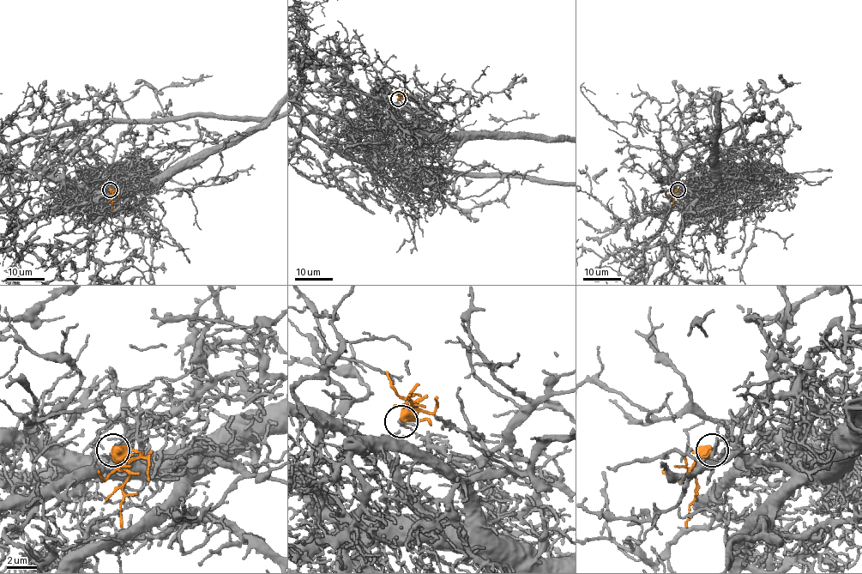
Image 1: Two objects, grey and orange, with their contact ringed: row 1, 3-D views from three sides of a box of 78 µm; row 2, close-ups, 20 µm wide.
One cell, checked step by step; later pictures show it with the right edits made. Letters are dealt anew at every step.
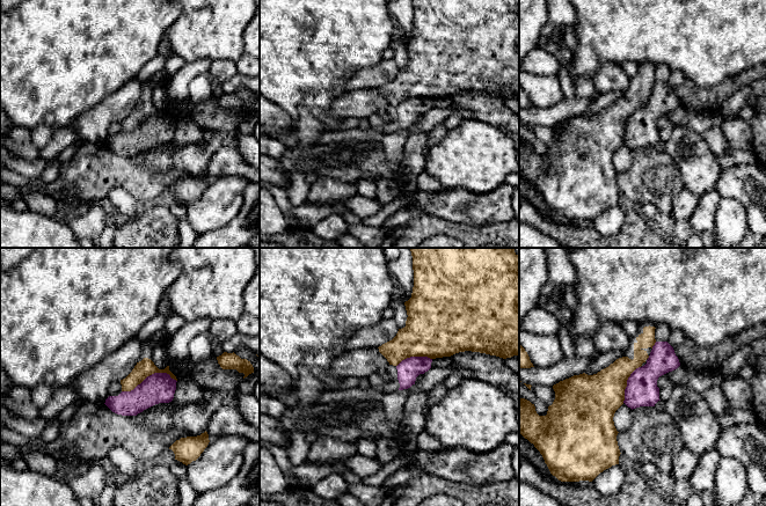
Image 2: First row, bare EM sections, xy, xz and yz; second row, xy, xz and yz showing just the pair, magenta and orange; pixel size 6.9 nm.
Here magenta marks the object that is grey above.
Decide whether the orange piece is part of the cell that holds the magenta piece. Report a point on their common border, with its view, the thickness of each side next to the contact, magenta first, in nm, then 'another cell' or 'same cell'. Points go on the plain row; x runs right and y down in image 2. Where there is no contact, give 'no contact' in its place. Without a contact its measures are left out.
contact xy (150, 116); calibres 200 and 120 nm; another cell

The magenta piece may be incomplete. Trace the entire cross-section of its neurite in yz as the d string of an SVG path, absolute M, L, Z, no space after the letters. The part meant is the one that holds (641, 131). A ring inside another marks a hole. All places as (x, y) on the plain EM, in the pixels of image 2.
M656 82L647 104L636 109L627 120L623 144L633 149L655 147L659 140L657 120L680 107L673 88L667 82Z

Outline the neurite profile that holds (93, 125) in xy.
M163 69L145 80L133 78L127 81L94 109L83 112L74 119L72 126L78 138L83 141L104 145L109 138L109 126L115 122L125 119L132 112L140 98L144 86L149 85L153 88L165 87L168 80L169 76Z

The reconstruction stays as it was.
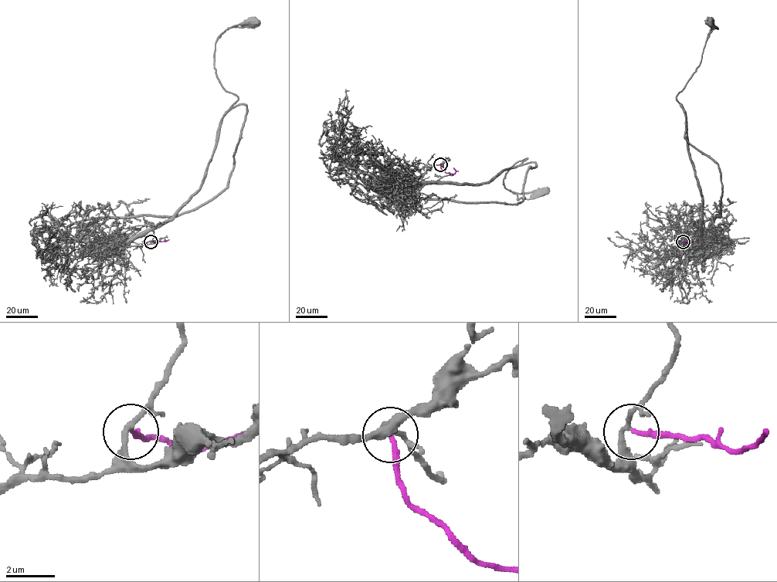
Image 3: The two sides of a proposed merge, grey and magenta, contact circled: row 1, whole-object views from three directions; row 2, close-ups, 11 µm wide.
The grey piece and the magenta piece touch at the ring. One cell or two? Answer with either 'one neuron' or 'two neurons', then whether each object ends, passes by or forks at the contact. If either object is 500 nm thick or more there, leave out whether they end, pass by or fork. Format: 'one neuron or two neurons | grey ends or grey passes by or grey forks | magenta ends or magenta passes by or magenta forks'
one neuron | grey passes by | magenta ends

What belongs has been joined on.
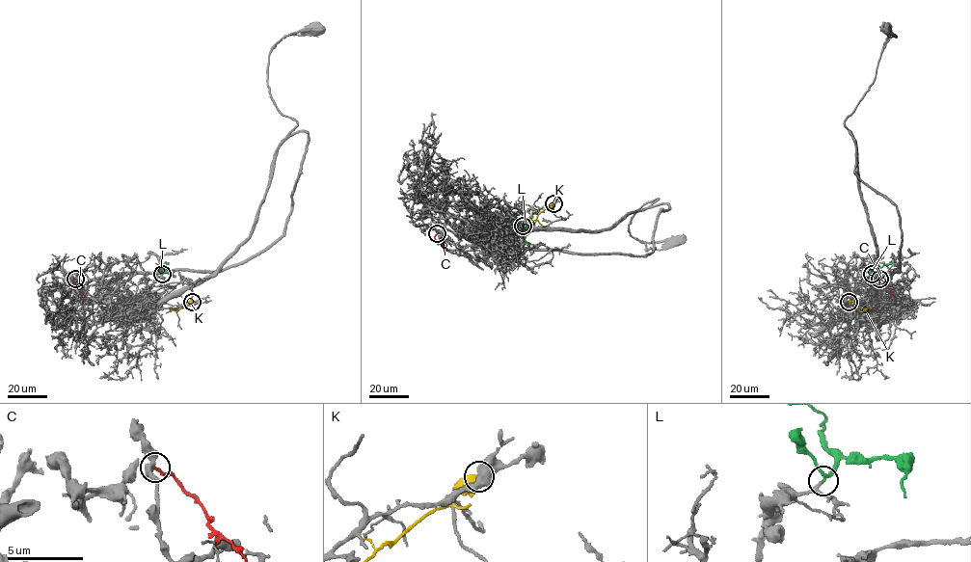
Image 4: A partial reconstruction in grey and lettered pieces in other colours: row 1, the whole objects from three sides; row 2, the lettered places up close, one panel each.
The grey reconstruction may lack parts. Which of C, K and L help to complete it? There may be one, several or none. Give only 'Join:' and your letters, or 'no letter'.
Join: L

